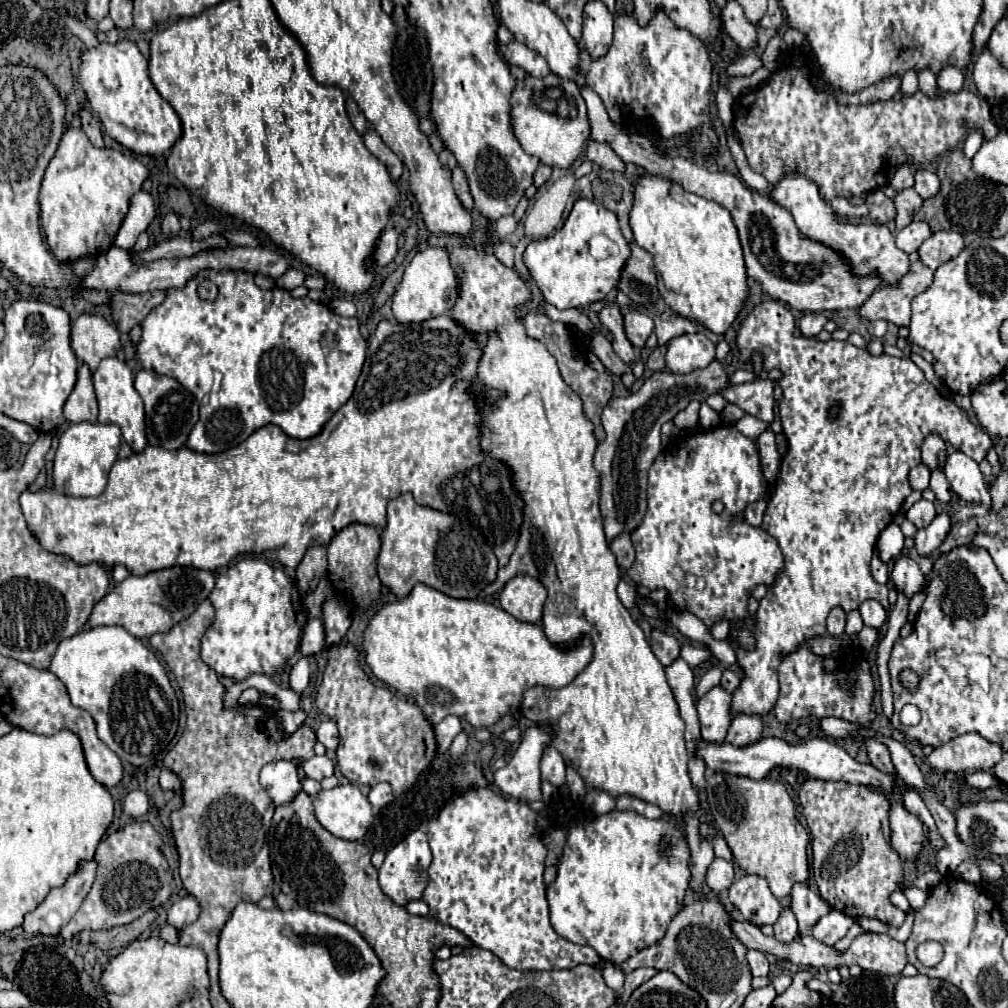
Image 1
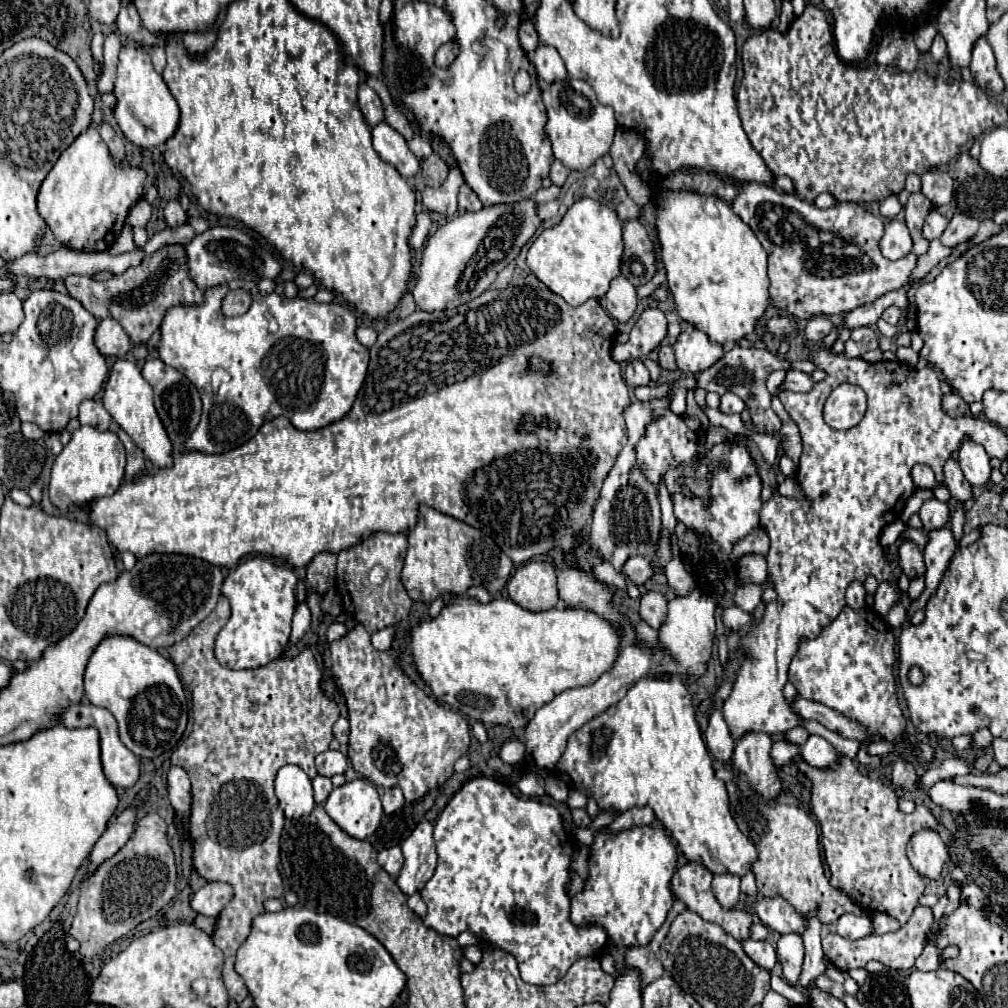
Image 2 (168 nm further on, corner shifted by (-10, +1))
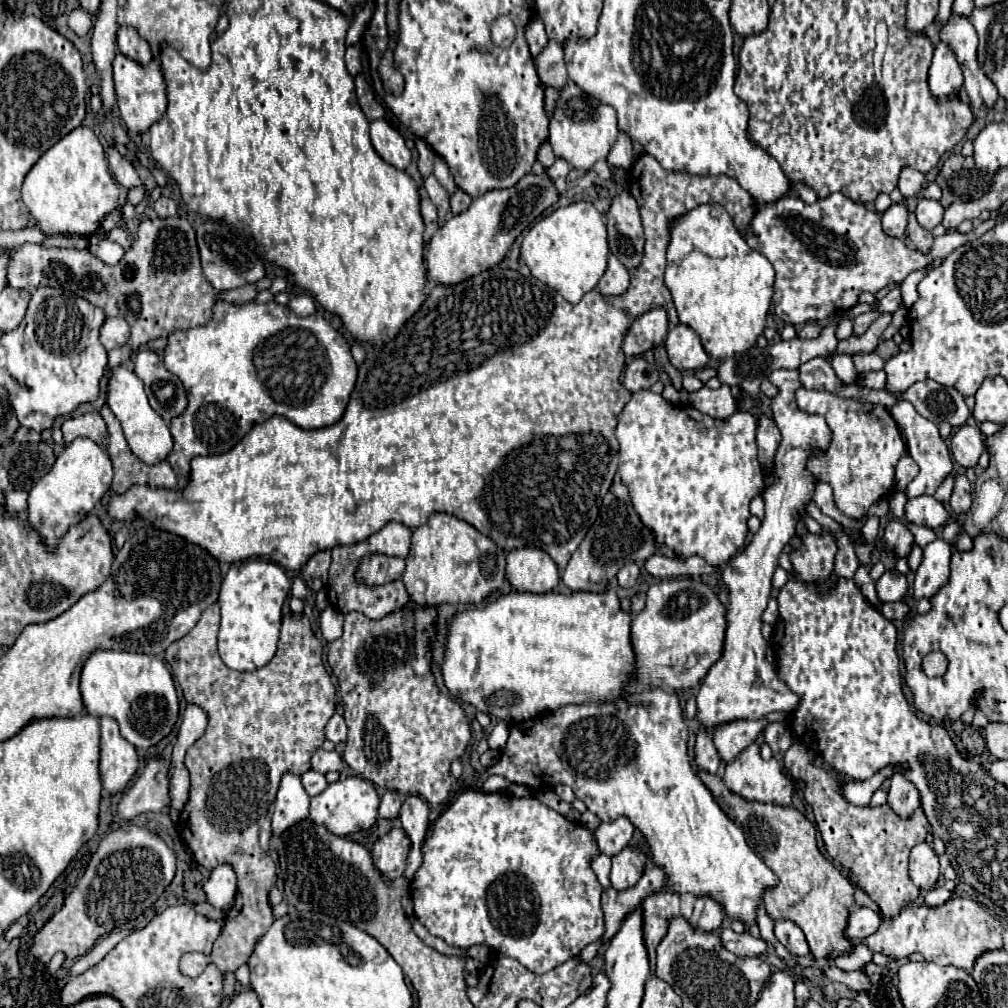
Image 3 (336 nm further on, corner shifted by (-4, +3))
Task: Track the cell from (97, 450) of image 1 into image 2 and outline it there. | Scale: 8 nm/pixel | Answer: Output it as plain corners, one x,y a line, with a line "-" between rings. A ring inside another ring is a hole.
88,425
80,427
72,435
70,443
64,445
62,453
56,457
52,465
52,475
48,483
50,501
66,509
68,503
84,507
100,497
108,497
120,487
124,477
124,465
126,465
126,451
114,431
98,431

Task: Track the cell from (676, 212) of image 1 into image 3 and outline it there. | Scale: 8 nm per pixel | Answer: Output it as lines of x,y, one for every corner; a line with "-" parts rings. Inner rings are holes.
706,203
684,213
682,217
676,217
670,223
670,245
666,259
666,287
672,293
678,319
680,323
688,323
698,333
706,353
716,359
726,359
734,353
750,349
766,325
766,313
770,309
774,287
774,269
762,253
756,253
752,247
748,247
726,209
722,205
-
712,209
718,209
718,217
712,215

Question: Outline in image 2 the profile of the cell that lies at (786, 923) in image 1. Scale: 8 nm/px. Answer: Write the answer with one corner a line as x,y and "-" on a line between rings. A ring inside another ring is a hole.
796,933
790,935
782,935
778,939
778,961
782,965
782,977
788,985
796,985
800,971
802,971
802,959
804,959
804,951
802,951
802,937

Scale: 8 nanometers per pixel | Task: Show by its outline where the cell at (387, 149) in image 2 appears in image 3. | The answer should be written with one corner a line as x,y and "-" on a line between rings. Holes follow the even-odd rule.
384,119
370,123
370,139
376,153
396,169
406,169
410,165
410,149
404,143
404,137
394,131

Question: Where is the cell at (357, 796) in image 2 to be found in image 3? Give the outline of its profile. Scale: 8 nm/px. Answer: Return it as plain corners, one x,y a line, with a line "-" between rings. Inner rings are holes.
354,775
354,777
346,777
342,781
328,785
324,789
324,793
312,797
310,819
318,825
324,825
334,835
346,837
350,833
370,829
378,821
378,805
380,805
380,797
378,797
374,785
370,781

